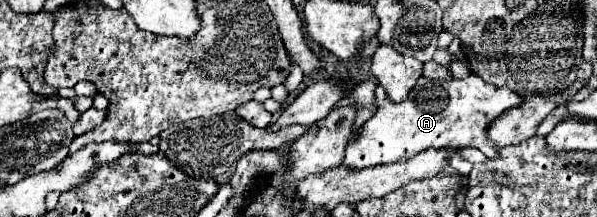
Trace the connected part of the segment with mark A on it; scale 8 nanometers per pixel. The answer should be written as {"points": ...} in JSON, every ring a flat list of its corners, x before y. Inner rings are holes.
{"points":[[468,75,464,79,432,80,421,77,408,97,400,103,390,101,384,89,376,87,378,109,374,115,348,139,346,155,342,167,364,169,386,163,396,163,412,157,428,147,434,149,462,149,478,147,488,159,494,159,498,151,490,141,486,141,486,125,494,121,506,109,518,107,522,99,506,89,484,83,478,75]]}

